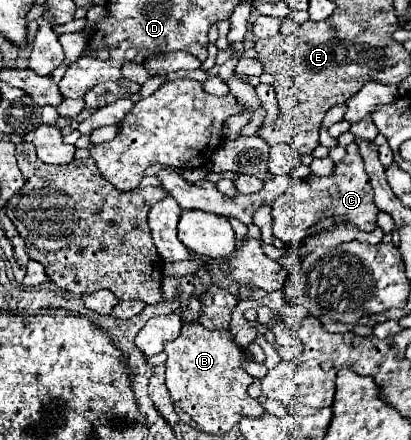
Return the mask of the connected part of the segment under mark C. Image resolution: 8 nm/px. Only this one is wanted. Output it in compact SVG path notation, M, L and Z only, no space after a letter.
M346 154L336 164L334 174L330 176L294 179L292 186L284 194L280 194L270 206L272 206L272 234L280 238L288 248L296 248L304 238L344 222L352 222L360 230L374 230L378 214L378 208L374 204L374 192L360 154Z

